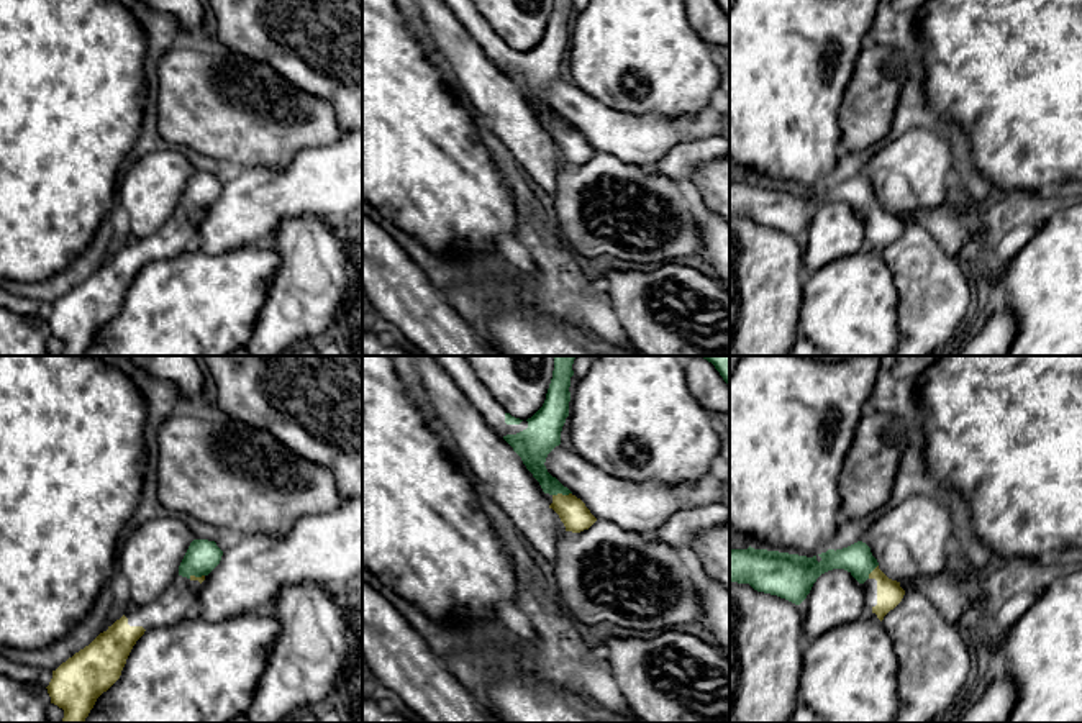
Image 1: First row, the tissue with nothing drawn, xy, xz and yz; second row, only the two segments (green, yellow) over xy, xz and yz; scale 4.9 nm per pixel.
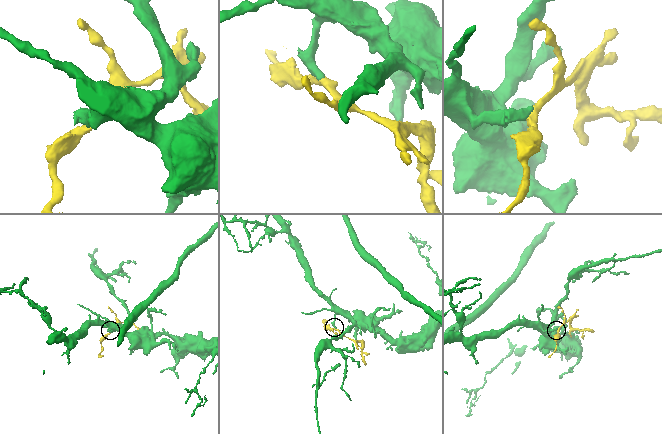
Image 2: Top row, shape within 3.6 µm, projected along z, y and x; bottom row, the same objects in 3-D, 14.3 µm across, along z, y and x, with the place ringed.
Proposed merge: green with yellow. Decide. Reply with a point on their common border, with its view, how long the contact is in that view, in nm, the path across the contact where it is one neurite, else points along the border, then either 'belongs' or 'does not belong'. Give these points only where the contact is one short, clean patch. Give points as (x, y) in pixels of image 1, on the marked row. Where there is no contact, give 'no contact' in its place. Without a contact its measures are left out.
contact xz (561, 492); length 100 nm; way xz (533, 450), (538, 471), (561, 492), (563, 502), (572, 512); belongs

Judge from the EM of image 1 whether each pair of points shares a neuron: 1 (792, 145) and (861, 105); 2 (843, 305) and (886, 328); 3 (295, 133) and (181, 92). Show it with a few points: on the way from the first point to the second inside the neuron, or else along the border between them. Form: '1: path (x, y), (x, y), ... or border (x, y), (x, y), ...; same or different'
1: border (850, 81), (840, 109), (838, 141); different
2: path (853, 315), (866, 328), (876, 328); same
3: path (268, 122), (236, 109), (209, 104); same

